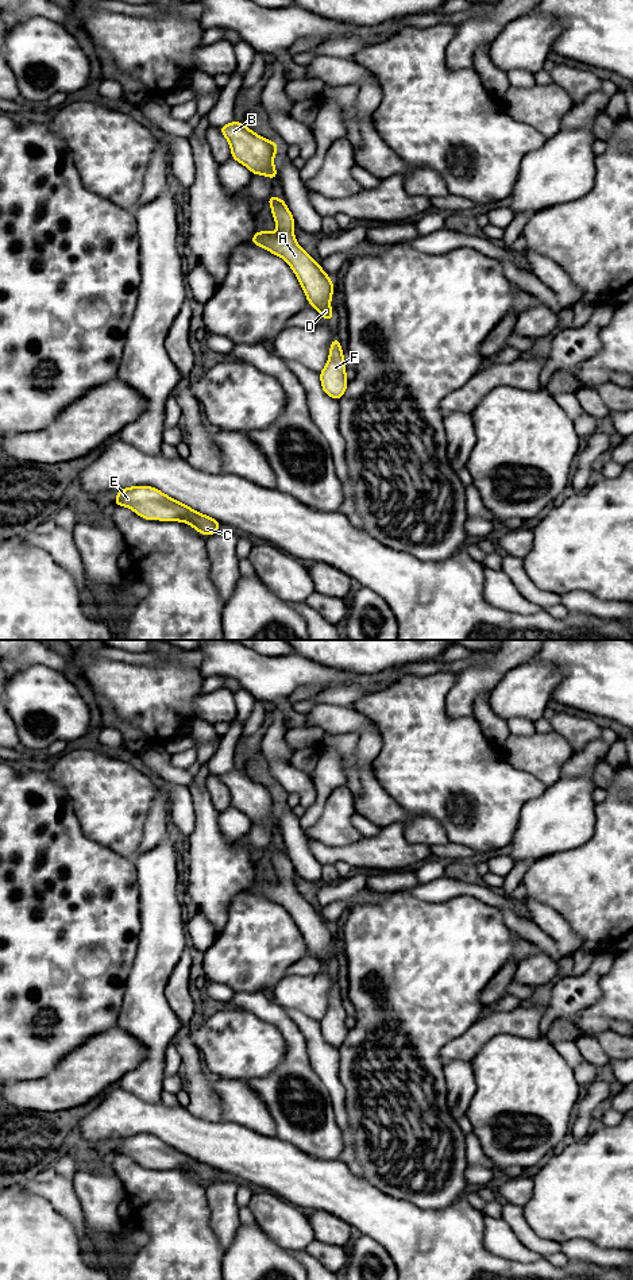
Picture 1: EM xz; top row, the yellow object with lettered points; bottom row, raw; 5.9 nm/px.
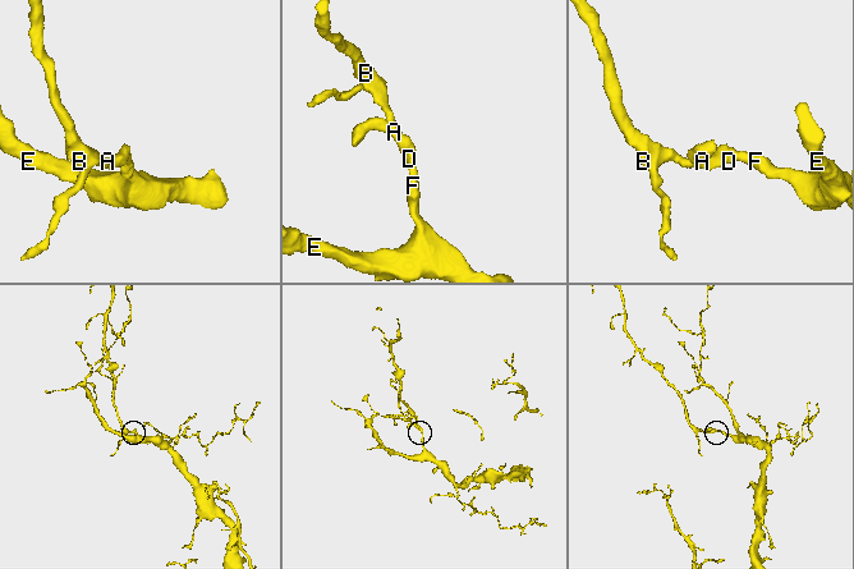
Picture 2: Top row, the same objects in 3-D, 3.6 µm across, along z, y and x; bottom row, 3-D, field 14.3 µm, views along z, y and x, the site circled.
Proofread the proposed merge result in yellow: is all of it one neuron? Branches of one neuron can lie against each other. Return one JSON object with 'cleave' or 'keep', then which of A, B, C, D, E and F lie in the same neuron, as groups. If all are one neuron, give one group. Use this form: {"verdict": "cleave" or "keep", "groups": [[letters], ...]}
{"verdict": "keep", "groups": [["A", "B", "C", "D", "E", "F"]]}

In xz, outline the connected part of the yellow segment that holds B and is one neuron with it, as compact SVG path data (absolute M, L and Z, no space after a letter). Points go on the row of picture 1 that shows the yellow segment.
M236 120L219 127L219 130L231 144L231 158L247 166L252 174L263 174L277 180L278 173L273 158L279 146L275 142L254 134L247 126Z

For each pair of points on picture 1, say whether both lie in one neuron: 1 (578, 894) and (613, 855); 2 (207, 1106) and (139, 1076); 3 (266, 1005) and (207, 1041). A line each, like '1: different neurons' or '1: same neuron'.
1: same neuron
2: different neurons
3: different neurons

